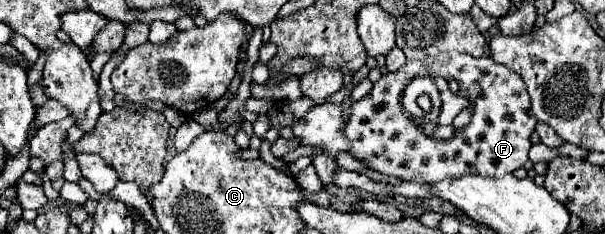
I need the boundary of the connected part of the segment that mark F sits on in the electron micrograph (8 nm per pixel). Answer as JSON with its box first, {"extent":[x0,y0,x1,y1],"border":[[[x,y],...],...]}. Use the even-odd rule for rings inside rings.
{"extent":[346,53,536,183],"border":[[[442,53],[432,59],[432,77],[440,75],[458,81],[462,95],[466,95],[472,105],[470,123],[450,141],[424,135],[402,107],[402,91],[418,75],[430,75],[426,63],[408,61],[400,71],[382,75],[372,91],[352,105],[346,137],[352,141],[354,157],[382,175],[416,183],[436,183],[446,177],[462,177],[468,173],[504,177],[528,161],[528,149],[532,145],[530,135],[536,119],[530,109],[526,87],[514,71],[494,63],[492,57],[476,59],[464,53]]]}

